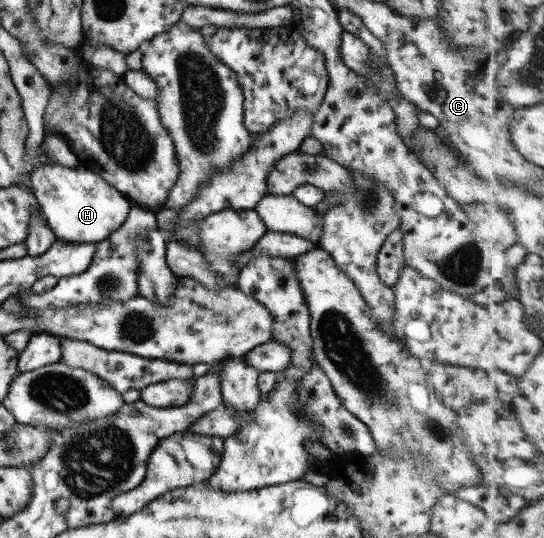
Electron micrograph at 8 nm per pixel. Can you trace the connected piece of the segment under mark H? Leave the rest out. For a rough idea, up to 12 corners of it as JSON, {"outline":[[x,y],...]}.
{"outline":[[39,166],[29,190],[56,239],[103,242],[129,201],[80,167]]}

